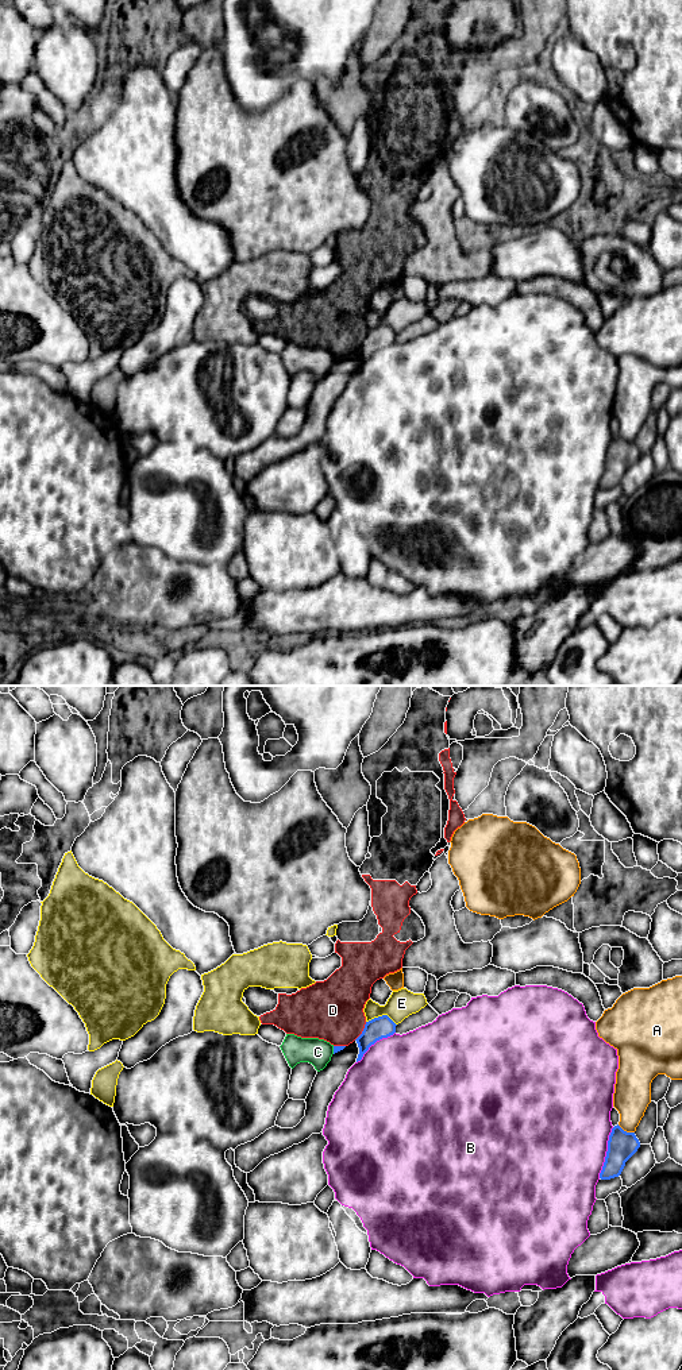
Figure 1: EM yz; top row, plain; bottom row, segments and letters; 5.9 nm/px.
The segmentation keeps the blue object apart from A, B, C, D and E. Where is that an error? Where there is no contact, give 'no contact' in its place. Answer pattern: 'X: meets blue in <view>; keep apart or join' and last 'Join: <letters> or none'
A: meets blue in yz; keep apart
B: meets blue in yz; keep apart
C: meets blue in yz; keep apart
D: meets blue in yz; keep apart
E: meets blue in yz; keep apart
Join: none

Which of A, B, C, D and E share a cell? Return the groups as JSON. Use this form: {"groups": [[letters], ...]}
{"groups": [["A"], ["B"], ["C", "E"], ["D"]]}

